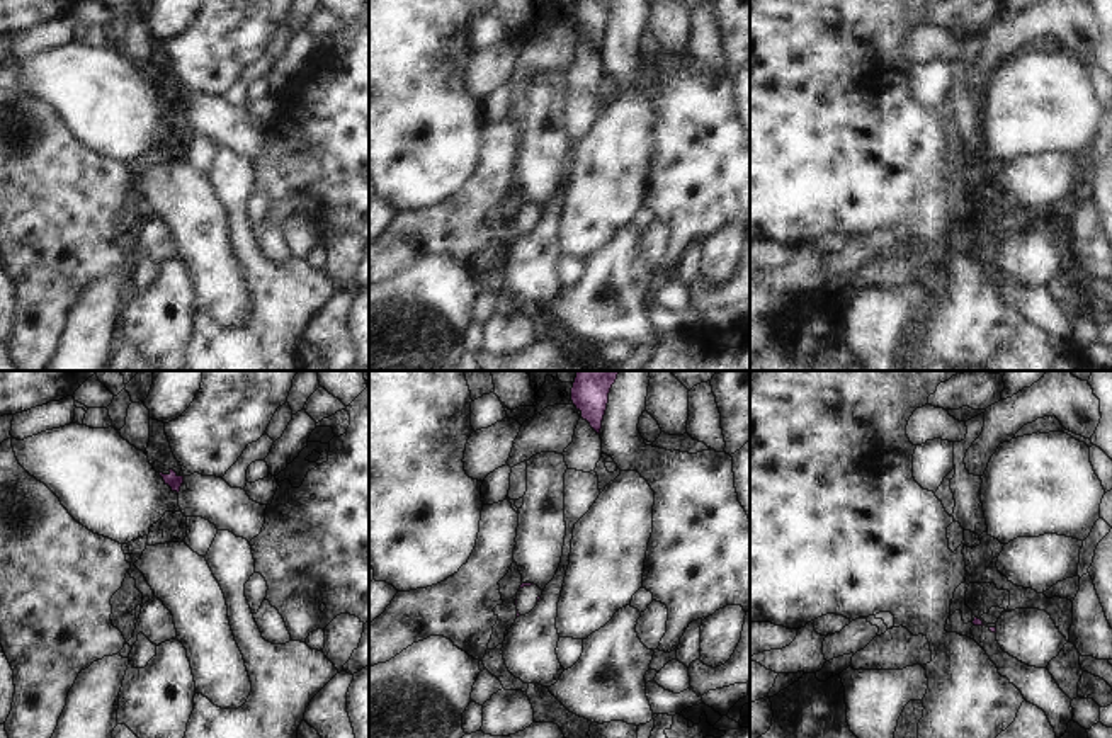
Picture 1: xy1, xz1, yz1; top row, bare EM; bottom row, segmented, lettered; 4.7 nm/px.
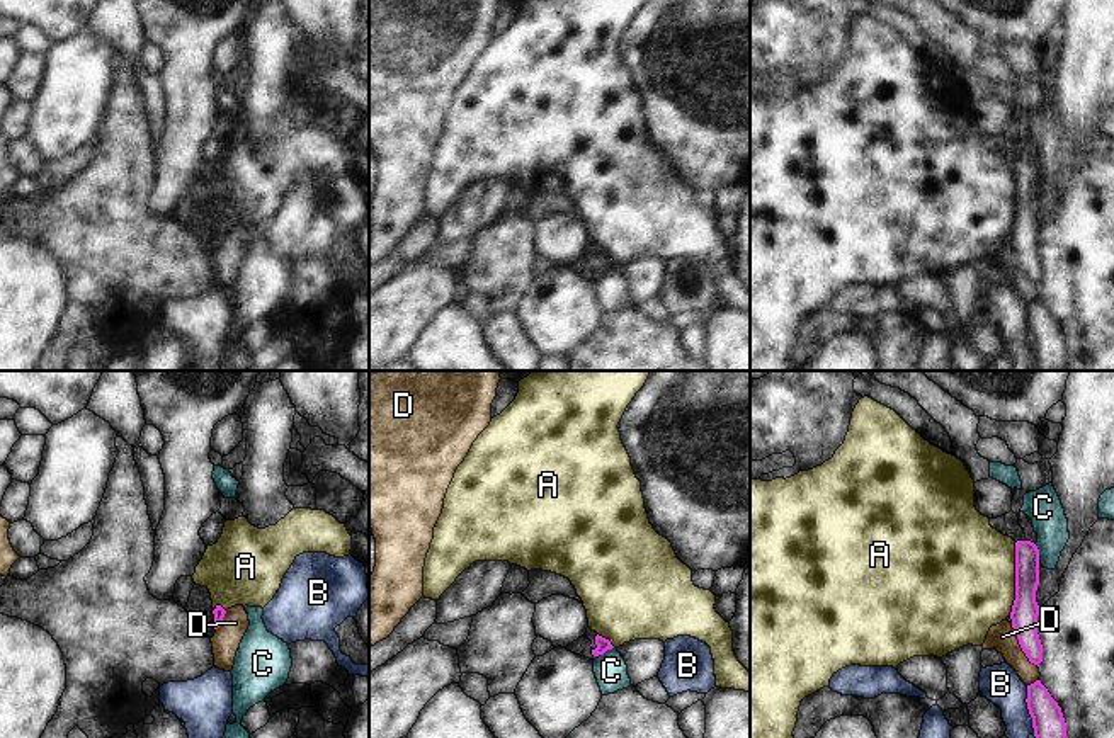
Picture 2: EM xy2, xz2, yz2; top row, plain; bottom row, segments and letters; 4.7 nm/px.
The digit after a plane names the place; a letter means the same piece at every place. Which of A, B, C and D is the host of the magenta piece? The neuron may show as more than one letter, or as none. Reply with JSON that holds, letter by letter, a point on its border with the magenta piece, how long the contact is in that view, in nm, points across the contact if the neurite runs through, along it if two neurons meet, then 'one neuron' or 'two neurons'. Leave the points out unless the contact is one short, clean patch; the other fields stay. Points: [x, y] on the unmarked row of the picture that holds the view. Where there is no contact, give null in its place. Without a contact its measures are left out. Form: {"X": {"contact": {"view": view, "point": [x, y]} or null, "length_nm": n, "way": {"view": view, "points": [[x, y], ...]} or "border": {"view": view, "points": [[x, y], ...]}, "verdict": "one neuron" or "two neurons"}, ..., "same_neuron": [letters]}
{"A": {"contact": {"view": "yz2", "point": [1016, 198]}, "length_nm": 340, "border": {"view": "yz2", "points": [[1016, 162], [1016, 218], [1009, 233]]}, "verdict": "two neurons"}, "B": {"contact": {"view": "yz2", "point": [1028, 327]}, "length_nm": 240, "border": {"view": "yz2", "points": [[1026, 305], [1026, 327], [1034, 352]]}, "verdict": "two neurons"}, "C": {"contact": {"view": "yz2", "point": [1038, 172]}, "length_nm": 80, "verdict": "two neurons"}, "D": {"contact": {"view": "yz2", "point": [1021, 266]}, "length_nm": 240, "verdict": "two neurons"}, "same_neuron": []}

